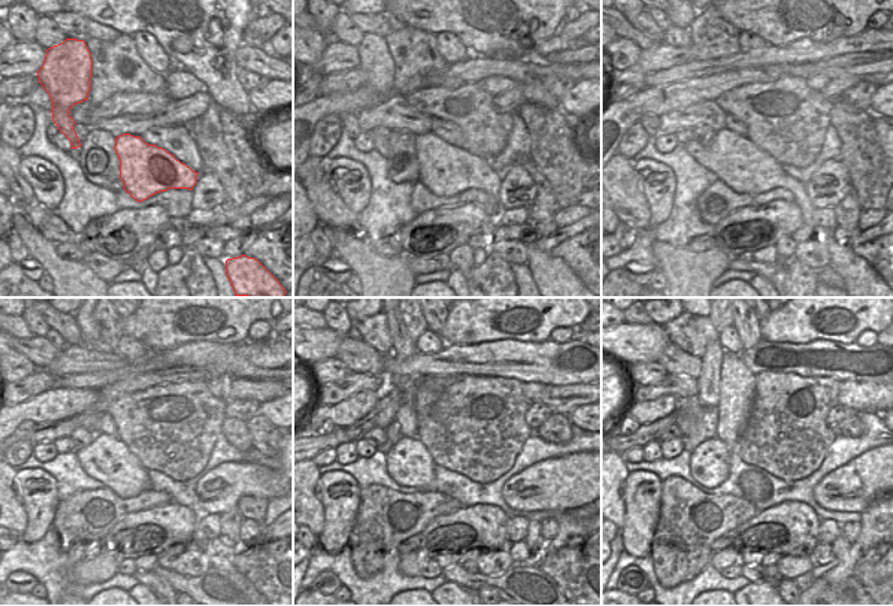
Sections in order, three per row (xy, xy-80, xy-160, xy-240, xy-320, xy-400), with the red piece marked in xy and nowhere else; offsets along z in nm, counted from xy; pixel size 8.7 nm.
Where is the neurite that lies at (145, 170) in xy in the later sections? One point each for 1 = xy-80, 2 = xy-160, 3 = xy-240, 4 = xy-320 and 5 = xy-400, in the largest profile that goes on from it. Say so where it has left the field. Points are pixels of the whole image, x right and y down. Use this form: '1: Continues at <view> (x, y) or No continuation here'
1: Continues at xy-80 (445, 170)
2: Continues at xy-160 (746, 168)
3: Continues at xy-240 (106, 459)
4: Continues at xy-320 (409, 463)
5: Continues at xy-400 (710, 460).

